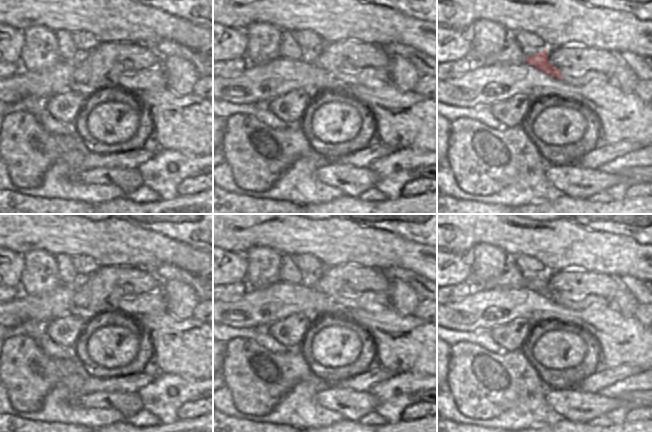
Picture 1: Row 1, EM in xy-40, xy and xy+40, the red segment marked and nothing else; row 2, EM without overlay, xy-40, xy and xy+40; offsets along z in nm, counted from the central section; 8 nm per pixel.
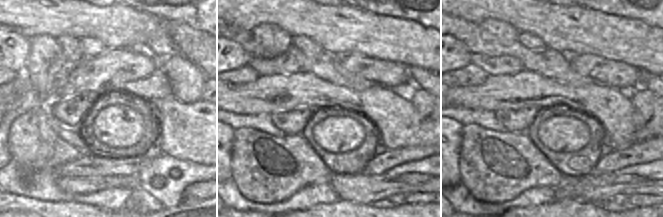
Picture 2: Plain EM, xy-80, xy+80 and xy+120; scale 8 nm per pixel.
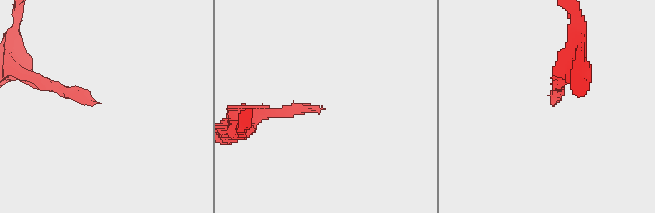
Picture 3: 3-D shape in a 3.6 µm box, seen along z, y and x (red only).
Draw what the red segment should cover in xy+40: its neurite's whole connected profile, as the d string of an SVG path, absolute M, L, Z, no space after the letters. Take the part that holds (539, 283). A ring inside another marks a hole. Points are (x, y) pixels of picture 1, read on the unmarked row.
M547 273L532 279L527 279L525 285L570 309L594 309L596 307L612 305L610 300L598 295L586 295L580 301L572 301L570 299L564 300L547 284Z

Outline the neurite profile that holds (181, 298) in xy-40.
M170 279L162 282L161 290L167 302L167 311L173 317L180 321L193 317L199 298L190 285Z

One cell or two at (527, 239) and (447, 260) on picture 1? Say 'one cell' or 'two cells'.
two cells

